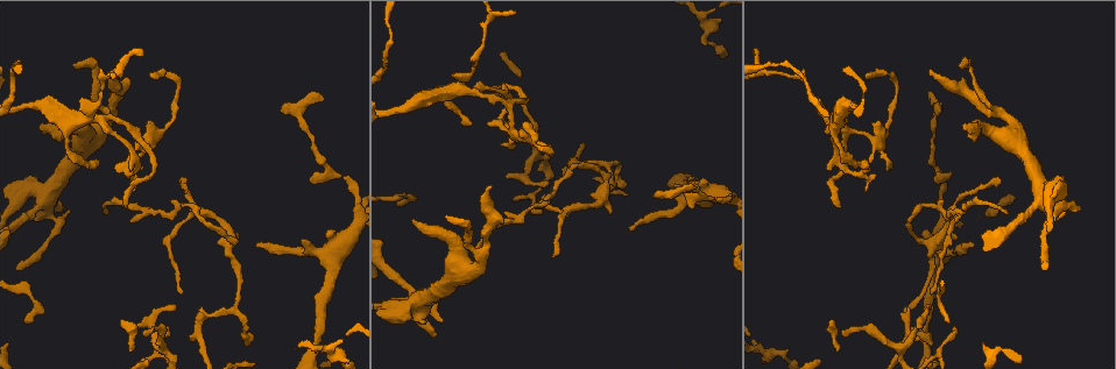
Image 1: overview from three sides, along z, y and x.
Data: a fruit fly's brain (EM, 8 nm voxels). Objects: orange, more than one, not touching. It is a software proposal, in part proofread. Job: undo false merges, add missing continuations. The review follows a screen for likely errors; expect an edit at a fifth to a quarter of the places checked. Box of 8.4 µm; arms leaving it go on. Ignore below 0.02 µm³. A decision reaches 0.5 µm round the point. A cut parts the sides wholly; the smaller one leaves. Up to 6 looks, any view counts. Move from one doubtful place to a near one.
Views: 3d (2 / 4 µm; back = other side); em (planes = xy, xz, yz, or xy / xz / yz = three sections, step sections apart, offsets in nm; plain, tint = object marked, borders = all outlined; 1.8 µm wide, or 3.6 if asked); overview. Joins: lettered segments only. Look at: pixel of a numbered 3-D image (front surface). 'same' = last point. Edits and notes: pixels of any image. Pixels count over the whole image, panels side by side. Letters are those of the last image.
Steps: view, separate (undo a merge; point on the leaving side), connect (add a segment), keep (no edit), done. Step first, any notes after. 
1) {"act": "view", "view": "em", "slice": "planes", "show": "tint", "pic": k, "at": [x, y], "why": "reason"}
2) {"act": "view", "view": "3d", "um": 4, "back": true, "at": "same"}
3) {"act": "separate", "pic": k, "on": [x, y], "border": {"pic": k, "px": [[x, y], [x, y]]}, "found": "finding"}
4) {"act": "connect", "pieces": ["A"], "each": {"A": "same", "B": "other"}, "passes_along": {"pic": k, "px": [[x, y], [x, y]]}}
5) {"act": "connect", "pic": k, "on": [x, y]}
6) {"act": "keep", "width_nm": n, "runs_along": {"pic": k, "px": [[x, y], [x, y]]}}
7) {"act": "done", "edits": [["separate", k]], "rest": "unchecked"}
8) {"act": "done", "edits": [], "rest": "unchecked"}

{"act": "view", "view": "3d", "um": 2, "pic": 1, "at": [936, 239]}

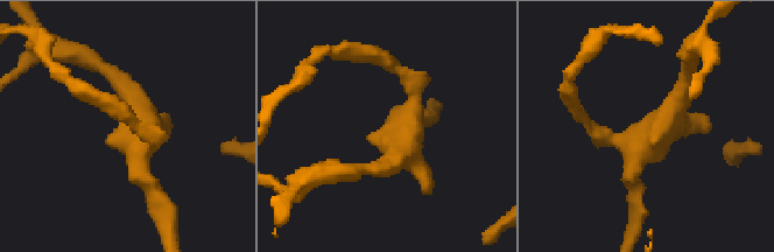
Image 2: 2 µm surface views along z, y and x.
{"act": "view", "view": "em", "slice": "yz", "step": 8, "show": "tint", "pic": 2, "at": [401, 130], "why": "shape alone is not enough"}

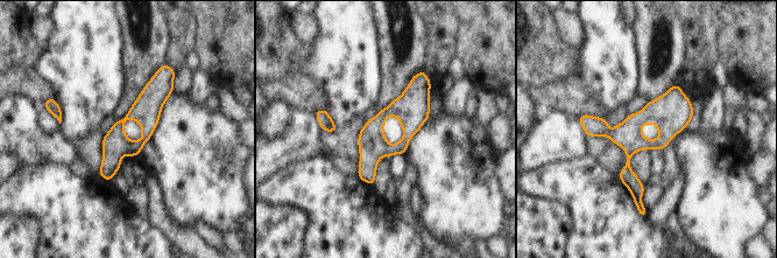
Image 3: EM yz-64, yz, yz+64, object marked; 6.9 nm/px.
{"act": "view", "view": "em", "slice": "planes", "show": "borders", "at": "same"}

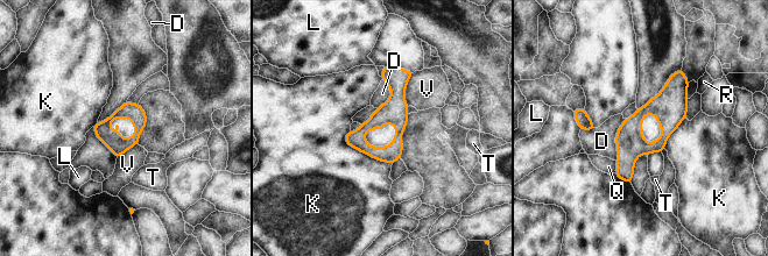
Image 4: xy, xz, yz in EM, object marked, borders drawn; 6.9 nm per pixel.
{"act": "keep", "each": {"D": "other", "K": "other", "L": "other", "Q": "other", "R": "other", "T": "other", "V": "other"}, "border": {"pic": 4, "px": [[647, 154], [636, 160], [631, 183]]}, "found": "all the same neuron"}

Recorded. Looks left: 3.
{"act": "view", "view": "em", "slice": "planes", "show": "borders", "pic": 1, "at": [929, 345], "why": "free end"}

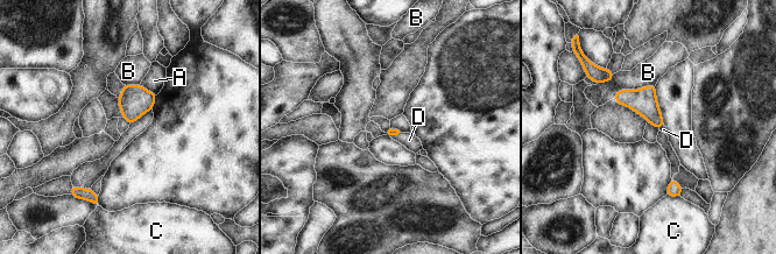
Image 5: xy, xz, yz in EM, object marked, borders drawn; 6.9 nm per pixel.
{"act": "connect", "pieces": ["D"], "each": {"A": "other", "B": "other", "C": "other", "D": "same"}, "passes_along": {"pic": 5, "px": [[390, 131], [394, 134], [409, 140]]}, "found": "the neuron continues"}

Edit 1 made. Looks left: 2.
{"act": "view", "view": "em", "slice": "planes", "show": "borders", "pic": 1, "at": [463, 271], "why": "thick turns thin"}

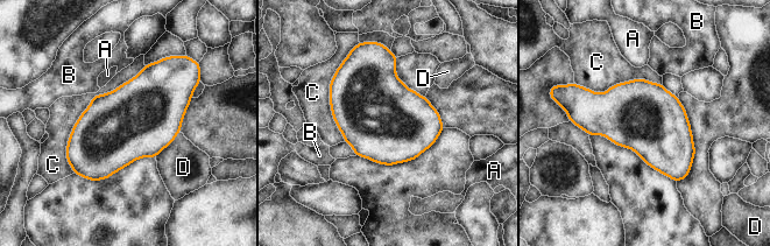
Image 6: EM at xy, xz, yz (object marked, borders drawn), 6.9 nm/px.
{"act": "keep", "each": {"A": "other", "B": "other", "C": "other", "D": "other"}, "border": {"pic": 6, "px": [[145, 65], [78, 118], [72, 173]]}, "found": "one neuron here"}

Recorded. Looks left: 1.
{"act": "done", "edits": [["connect", 5]], "rest": "unchecked"}

